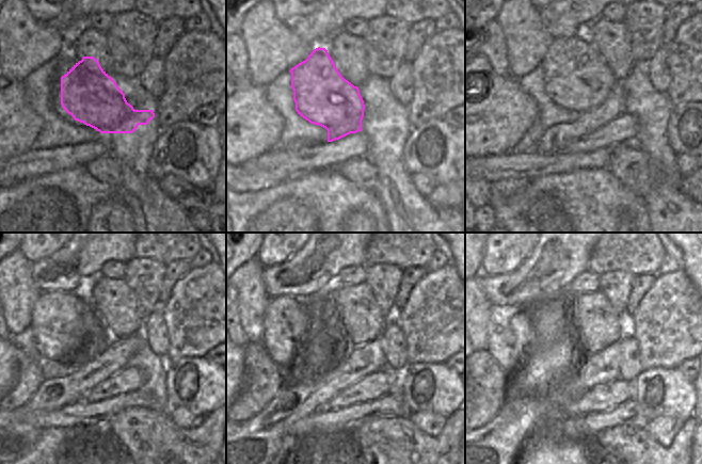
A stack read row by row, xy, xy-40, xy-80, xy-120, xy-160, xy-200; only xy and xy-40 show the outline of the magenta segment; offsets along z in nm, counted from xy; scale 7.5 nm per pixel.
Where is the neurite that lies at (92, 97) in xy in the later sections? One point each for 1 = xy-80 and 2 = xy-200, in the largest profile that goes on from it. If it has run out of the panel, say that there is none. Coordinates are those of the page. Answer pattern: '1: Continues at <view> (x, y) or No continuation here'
1: Continues at xy-80 (561, 96)
2: Continues at xy-200 (509, 329)

